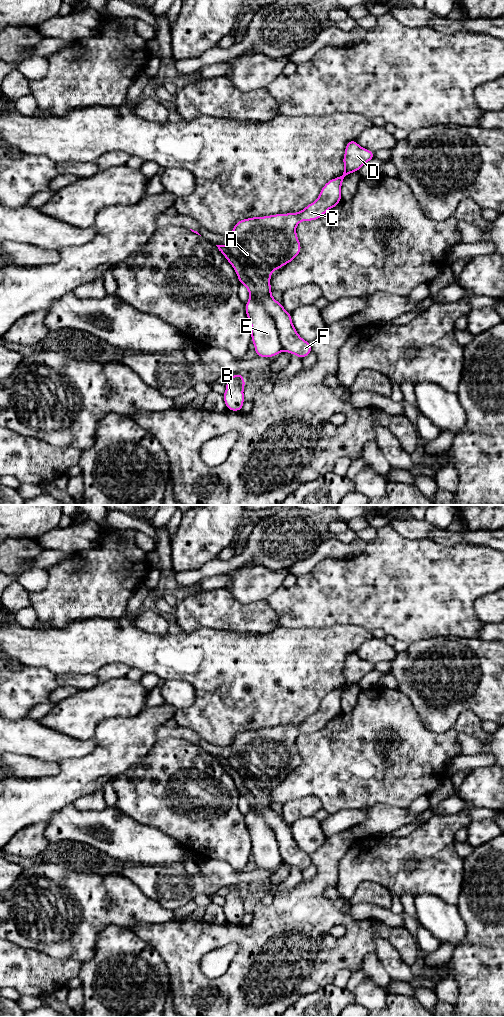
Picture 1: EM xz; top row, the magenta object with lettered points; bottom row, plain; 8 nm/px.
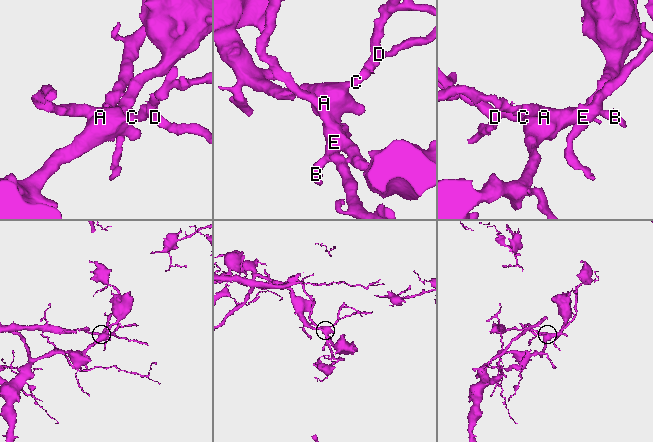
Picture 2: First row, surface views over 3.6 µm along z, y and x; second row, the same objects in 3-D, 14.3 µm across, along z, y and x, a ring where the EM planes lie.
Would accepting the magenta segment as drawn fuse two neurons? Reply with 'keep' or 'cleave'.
cleave

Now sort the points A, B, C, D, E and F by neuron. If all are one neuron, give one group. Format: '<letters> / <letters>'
A B C D E / F

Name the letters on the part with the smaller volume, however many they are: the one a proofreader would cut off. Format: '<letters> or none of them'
F

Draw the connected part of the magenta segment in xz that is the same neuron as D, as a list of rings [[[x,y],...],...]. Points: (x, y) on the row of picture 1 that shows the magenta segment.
[[[351,140],[346,144],[343,157],[343,174],[328,181],[323,186],[316,201],[298,213],[280,213],[264,217],[247,218],[235,224],[230,232],[232,242],[227,245],[226,255],[235,259],[245,268],[246,276],[255,285],[259,295],[271,294],[273,290],[270,287],[270,273],[293,261],[301,252],[301,244],[295,231],[298,223],[300,221],[318,220],[327,210],[336,207],[341,202],[341,185],[344,178],[350,173],[359,171],[366,162],[374,158],[374,152],[360,147],[356,140]]]

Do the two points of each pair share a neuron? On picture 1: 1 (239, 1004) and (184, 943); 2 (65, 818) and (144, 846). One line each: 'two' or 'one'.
1: one
2: one

